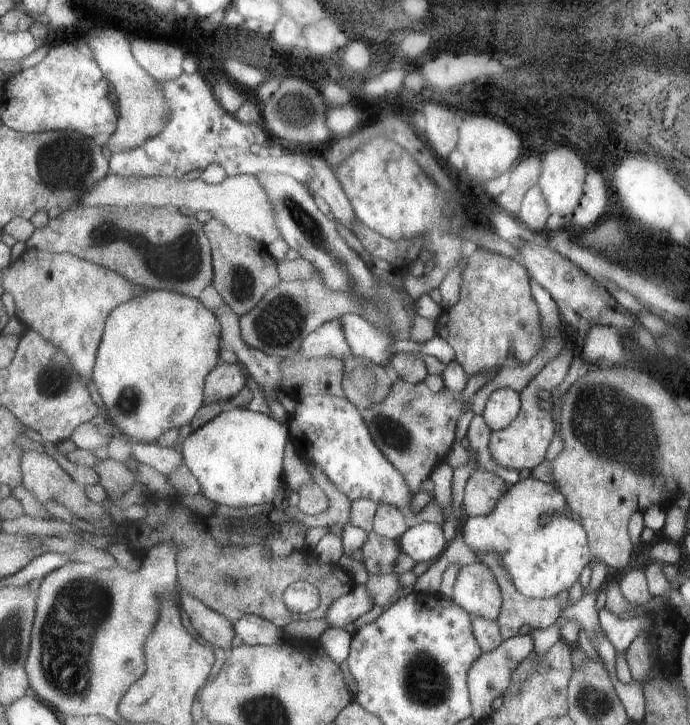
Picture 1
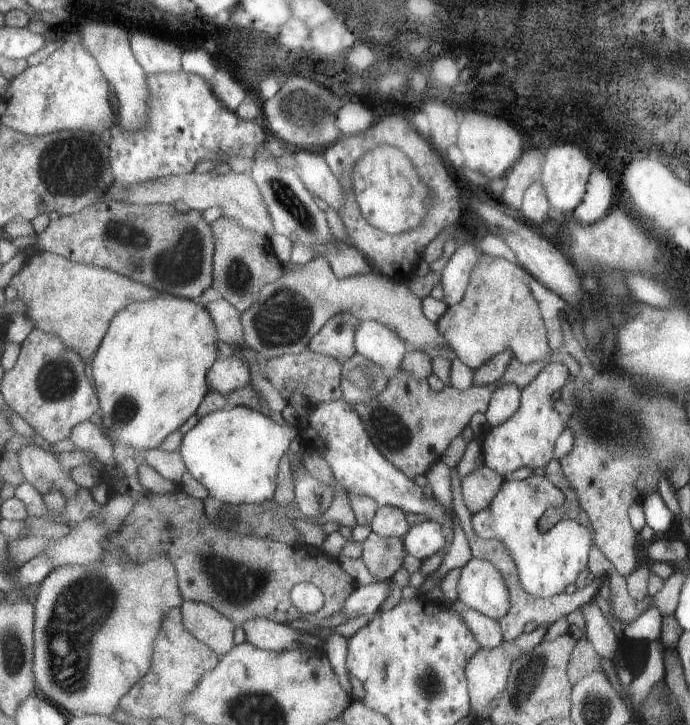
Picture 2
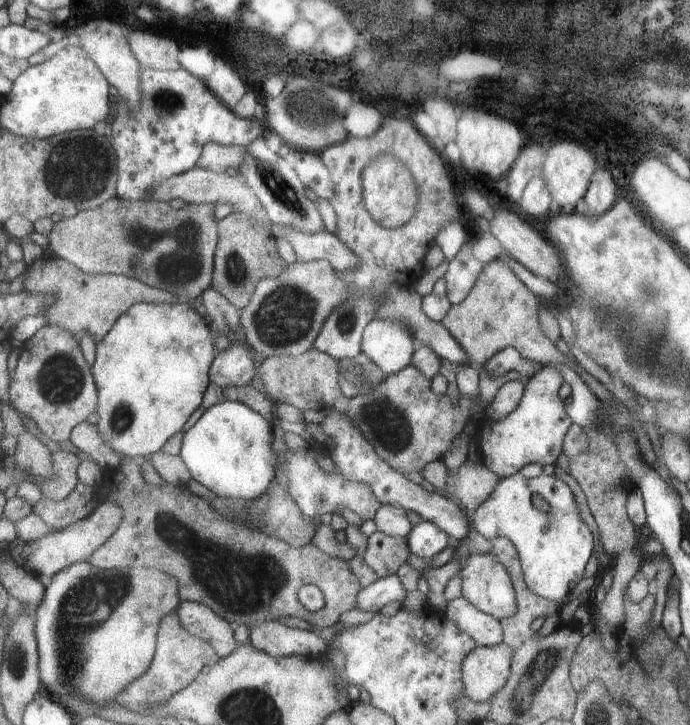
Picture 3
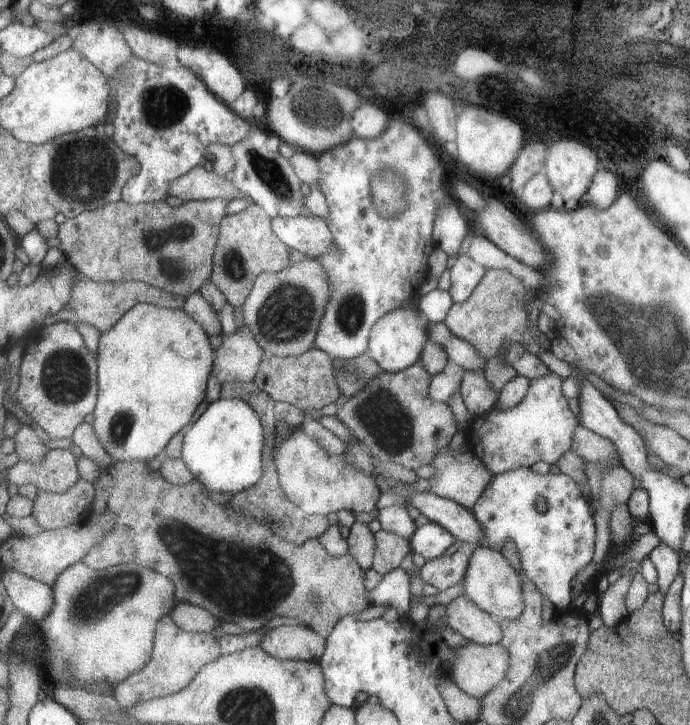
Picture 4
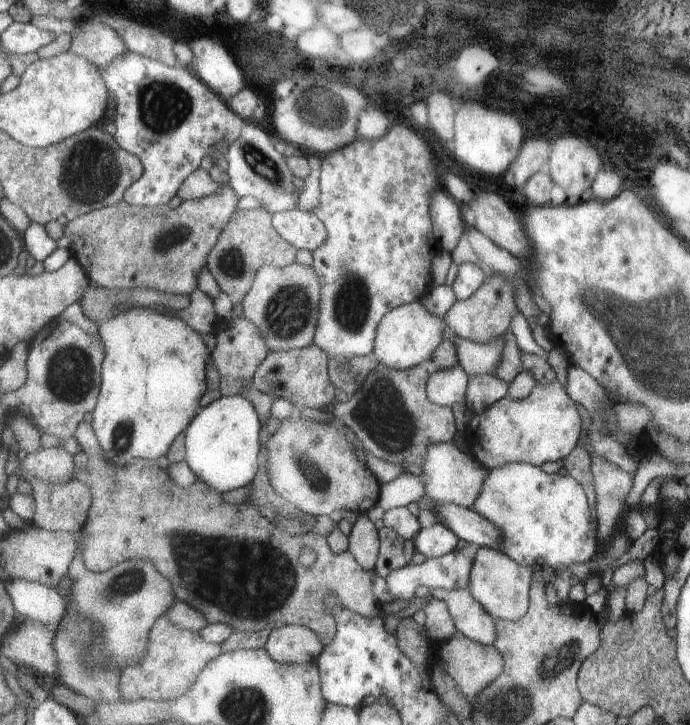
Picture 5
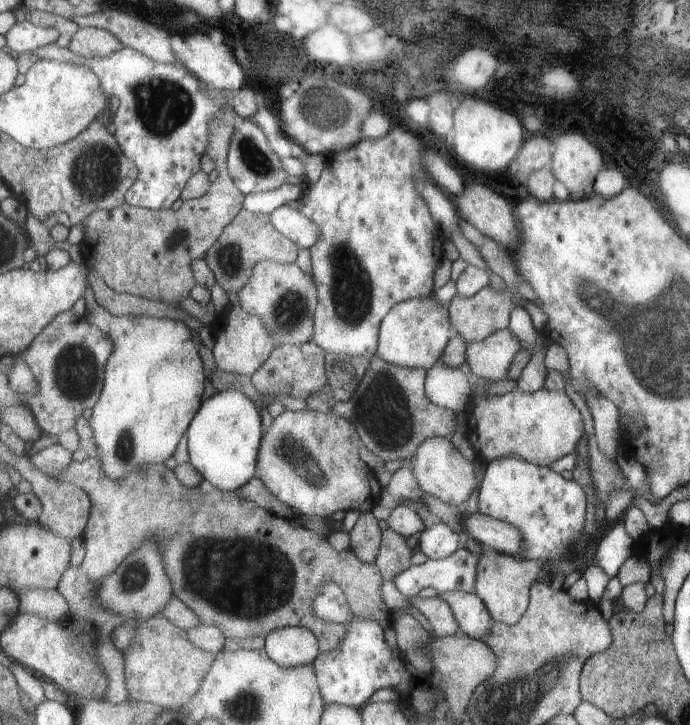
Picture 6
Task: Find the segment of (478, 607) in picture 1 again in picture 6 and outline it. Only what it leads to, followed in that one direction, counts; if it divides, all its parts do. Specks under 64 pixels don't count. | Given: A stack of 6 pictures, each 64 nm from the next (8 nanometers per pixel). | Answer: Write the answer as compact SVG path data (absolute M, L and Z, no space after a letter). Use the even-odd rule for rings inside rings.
M491 550L481 552L479 580L477 580L475 594L479 594L483 598L483 602L487 602L487 608L491 610L495 622L505 622L509 626L517 626L527 616L527 612L531 608L531 590L533 590L535 582L541 580L541 576L543 576L541 568L545 564L547 562L543 562L543 560L525 562L511 554L499 554L499 552L491 552Z

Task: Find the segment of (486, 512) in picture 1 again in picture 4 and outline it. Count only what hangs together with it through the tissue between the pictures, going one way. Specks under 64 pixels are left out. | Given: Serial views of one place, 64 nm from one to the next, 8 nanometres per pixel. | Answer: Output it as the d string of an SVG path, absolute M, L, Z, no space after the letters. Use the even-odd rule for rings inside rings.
M447 450L439 454L431 466L437 470L435 478L431 480L431 492L451 498L471 512L495 482L495 474L489 470L489 466L471 450L455 456Z

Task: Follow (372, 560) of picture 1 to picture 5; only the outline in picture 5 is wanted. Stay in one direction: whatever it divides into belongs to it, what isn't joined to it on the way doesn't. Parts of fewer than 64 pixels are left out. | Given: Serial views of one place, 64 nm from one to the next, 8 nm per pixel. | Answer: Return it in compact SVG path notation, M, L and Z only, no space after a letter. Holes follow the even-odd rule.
M387 526L379 530L379 536L381 536L381 554L375 572L383 578L389 578L395 570L409 566L405 560L405 538L399 536L397 530Z

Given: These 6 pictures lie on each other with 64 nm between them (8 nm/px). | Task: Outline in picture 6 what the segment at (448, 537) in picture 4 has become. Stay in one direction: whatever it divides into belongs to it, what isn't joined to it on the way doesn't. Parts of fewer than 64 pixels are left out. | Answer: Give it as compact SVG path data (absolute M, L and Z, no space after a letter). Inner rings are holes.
M441 522L421 534L417 548L421 548L431 560L443 560L457 554L461 550L461 542L461 534L449 524Z

